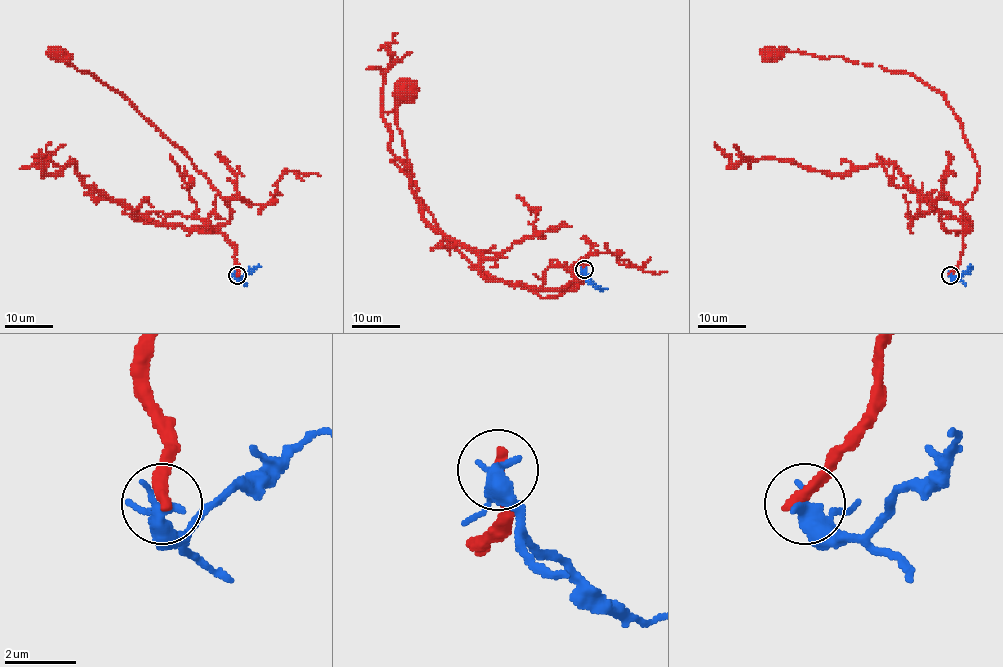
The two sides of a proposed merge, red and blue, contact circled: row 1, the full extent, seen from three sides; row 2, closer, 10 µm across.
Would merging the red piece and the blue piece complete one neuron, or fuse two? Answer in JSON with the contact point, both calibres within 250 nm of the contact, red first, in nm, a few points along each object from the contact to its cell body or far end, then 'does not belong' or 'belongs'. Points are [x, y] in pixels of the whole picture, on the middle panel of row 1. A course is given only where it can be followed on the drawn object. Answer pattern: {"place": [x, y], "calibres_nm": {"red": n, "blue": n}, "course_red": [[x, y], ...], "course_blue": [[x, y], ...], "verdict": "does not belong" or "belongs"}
{"place": [584, 269], "calibres_nm": {"red": 360, "blue": 360}, "course_red": [[584, 269], [560, 289], [573, 290], [576, 281], [542, 297], [472, 264], [413, 180], [395, 120], [404, 91]], "course_blue": [[584, 269], [586, 277], [596, 285], [608, 288]], "verdict": "does not belong"}

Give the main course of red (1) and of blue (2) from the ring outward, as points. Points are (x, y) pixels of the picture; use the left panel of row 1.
1: (237, 275), (235, 248), (214, 229), (227, 223), (229, 206), (210, 182), (125, 99), (49, 51), (57, 53)
2: (237, 275), (240, 279), (258, 266), (261, 267)

